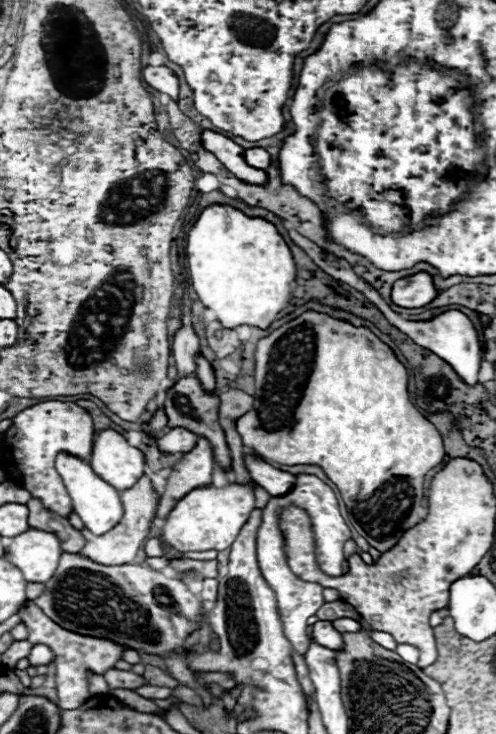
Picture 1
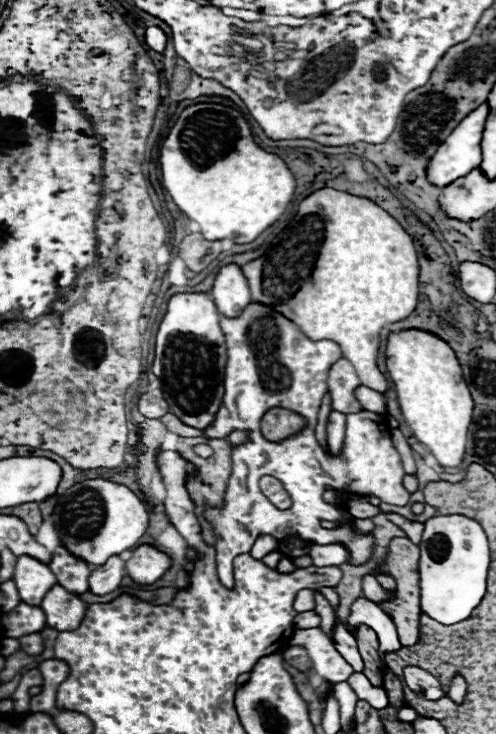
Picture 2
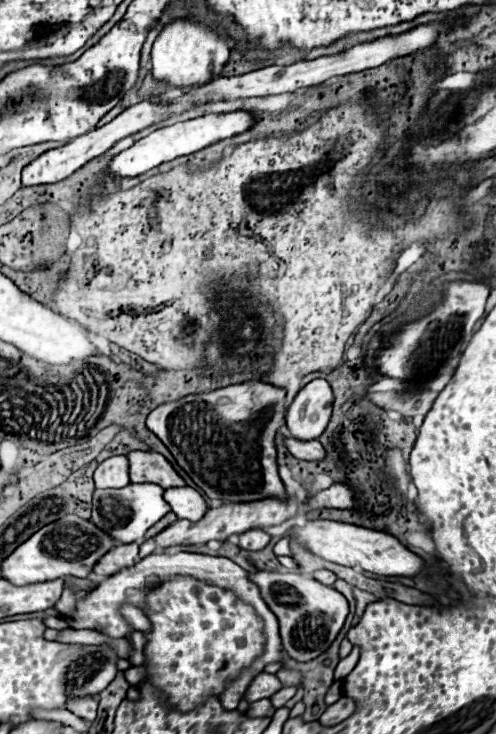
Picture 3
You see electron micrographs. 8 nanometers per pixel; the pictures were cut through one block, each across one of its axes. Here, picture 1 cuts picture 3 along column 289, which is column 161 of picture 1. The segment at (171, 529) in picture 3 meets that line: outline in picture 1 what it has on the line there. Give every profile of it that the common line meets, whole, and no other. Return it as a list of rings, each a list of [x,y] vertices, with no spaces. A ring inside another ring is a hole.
[[[200,438],[194,450],[186,452],[182,460],[172,468],[166,490],[160,496],[156,516],[166,518],[176,506],[176,502],[184,498],[190,490],[198,486],[208,486],[212,478],[212,470],[214,470],[214,454],[210,442],[206,438]]]

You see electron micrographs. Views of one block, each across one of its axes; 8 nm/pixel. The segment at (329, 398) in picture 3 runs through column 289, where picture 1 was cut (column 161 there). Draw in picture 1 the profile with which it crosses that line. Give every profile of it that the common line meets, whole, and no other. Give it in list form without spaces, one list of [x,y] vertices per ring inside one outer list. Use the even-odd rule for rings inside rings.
[[[160,408],[160,410],[154,414],[154,418],[152,418],[148,424],[142,426],[142,430],[152,432],[152,434],[158,434],[162,428],[166,428],[166,416],[164,416],[164,410]]]

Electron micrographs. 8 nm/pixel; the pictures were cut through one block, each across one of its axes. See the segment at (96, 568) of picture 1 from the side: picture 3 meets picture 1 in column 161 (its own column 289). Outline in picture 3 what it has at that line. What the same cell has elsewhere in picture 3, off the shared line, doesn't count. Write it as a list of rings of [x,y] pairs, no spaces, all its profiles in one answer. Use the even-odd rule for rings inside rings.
[[[262,570],[248,572],[248,578],[258,586],[262,600],[276,614],[280,622],[282,646],[290,658],[298,662],[308,662],[320,656],[334,642],[340,628],[344,626],[344,620],[348,616],[348,602],[332,586],[324,586],[316,582],[312,576],[298,572],[284,574],[274,570]]]

